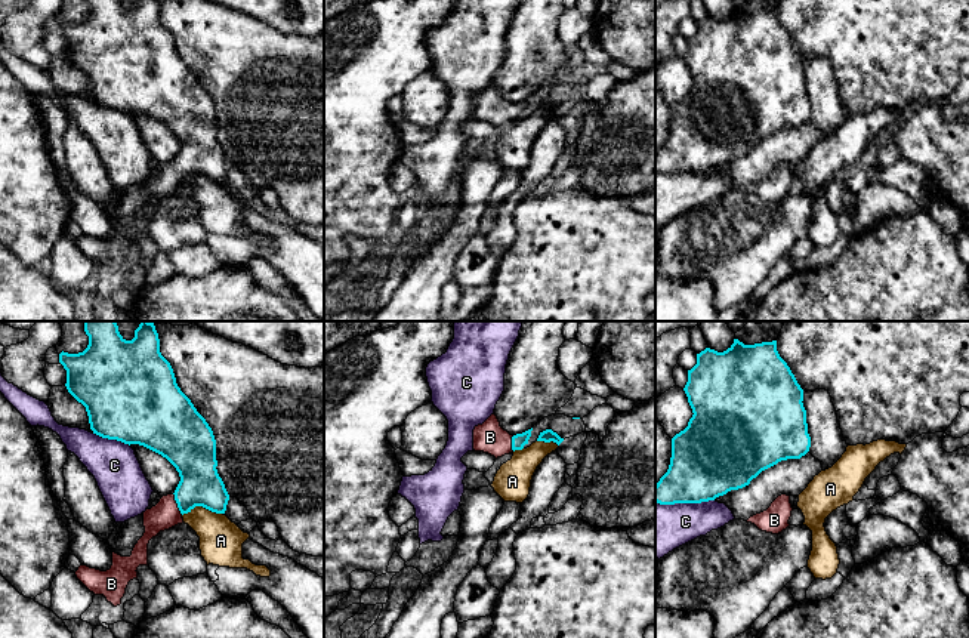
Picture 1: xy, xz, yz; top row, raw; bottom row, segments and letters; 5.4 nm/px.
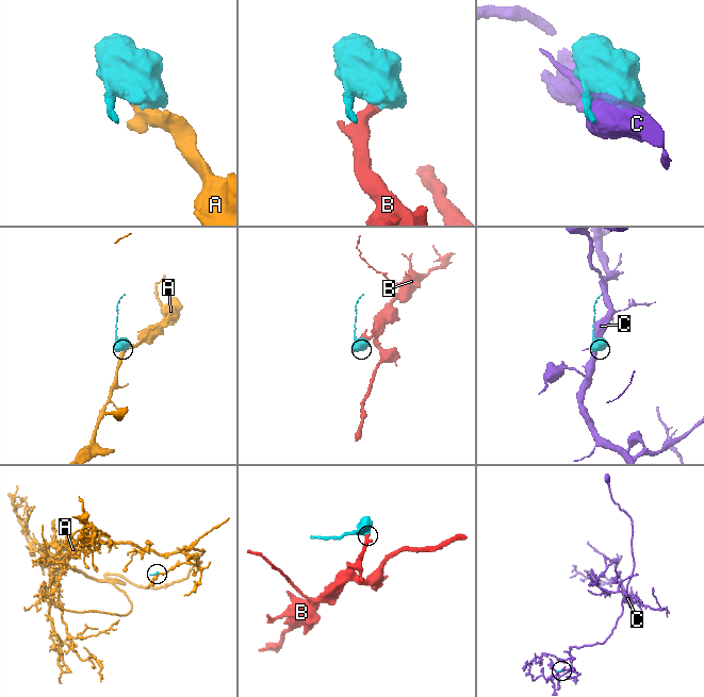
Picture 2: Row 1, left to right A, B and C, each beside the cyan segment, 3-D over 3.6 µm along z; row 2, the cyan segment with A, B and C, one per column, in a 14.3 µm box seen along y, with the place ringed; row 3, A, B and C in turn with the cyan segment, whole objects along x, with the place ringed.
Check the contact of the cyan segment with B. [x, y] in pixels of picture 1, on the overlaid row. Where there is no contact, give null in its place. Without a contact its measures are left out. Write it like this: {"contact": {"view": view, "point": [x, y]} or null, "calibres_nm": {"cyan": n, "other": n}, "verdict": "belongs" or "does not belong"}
{"contact": {"view": "xy", "point": [176, 502]}, "calibres_nm": {"cyan": 220, "other": 150}, "verdict": "belongs"}

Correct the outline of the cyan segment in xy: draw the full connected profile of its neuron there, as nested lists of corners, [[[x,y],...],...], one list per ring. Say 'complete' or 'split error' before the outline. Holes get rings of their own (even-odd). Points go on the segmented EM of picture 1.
split error | [[[84,321],[89,345],[78,354],[59,354],[67,370],[68,392],[86,407],[93,434],[124,444],[144,446],[166,457],[179,472],[180,481],[173,494],[144,512],[145,533],[130,557],[112,552],[112,565],[107,571],[80,565],[77,579],[95,595],[104,595],[114,607],[121,604],[130,580],[138,579],[138,567],[148,565],[148,543],[160,531],[183,523],[182,515],[195,506],[225,514],[229,494],[217,474],[216,440],[206,419],[180,391],[170,363],[160,352],[160,339],[154,323],[141,321],[135,338],[126,340],[115,321]]]

